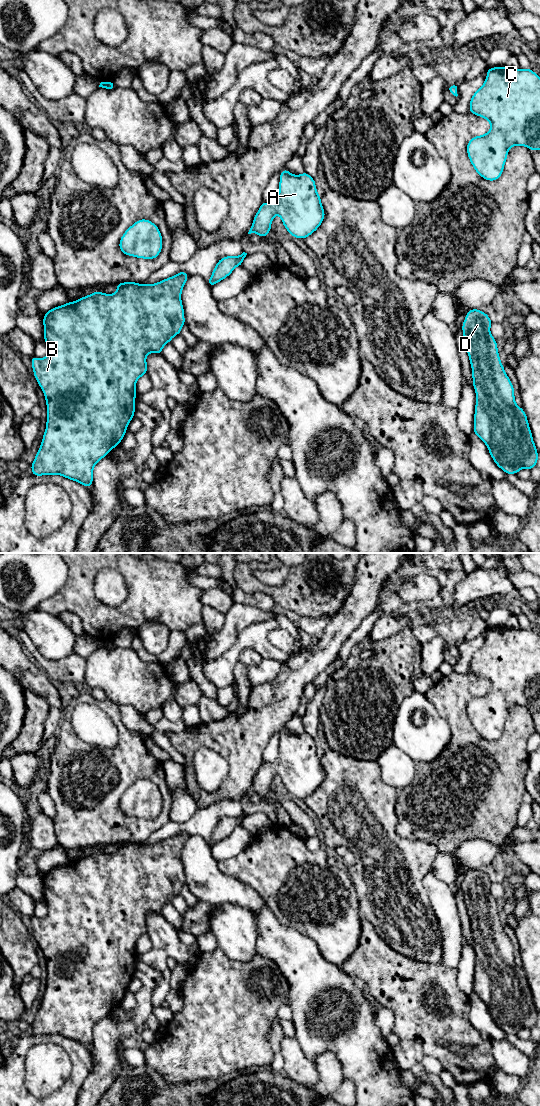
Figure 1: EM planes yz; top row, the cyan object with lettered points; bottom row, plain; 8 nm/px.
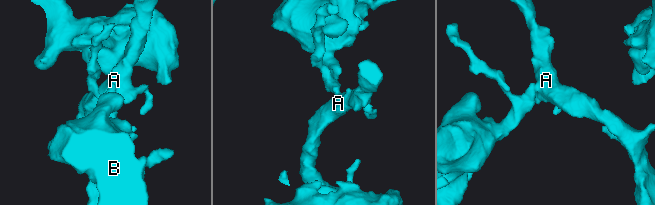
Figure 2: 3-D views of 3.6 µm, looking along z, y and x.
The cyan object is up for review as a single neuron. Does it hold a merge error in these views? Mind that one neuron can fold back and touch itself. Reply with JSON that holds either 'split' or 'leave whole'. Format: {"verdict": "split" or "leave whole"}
{"verdict": "leave whole"}

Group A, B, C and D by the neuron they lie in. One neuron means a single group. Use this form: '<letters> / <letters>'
A B C D

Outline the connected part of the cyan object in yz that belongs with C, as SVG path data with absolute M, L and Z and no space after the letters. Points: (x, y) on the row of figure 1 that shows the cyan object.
M488 68L484 84L472 95L469 112L490 122L490 131L471 138L466 146L472 166L485 180L500 178L512 146L540 150L540 77L530 68Z

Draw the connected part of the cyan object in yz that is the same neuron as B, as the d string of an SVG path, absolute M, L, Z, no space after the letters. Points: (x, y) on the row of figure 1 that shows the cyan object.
M181 271L176 275L159 281L155 284L139 284L136 282L123 282L116 284L117 291L114 294L106 294L95 291L88 296L81 297L77 301L68 302L64 305L50 309L43 316L44 326L44 341L48 346L48 354L45 358L31 358L34 377L41 387L47 405L47 422L46 429L41 441L40 448L36 453L32 463L32 475L60 475L69 480L76 481L87 488L90 488L93 482L93 469L98 461L103 459L113 448L122 441L127 427L134 417L135 413L135 398L137 395L136 382L147 373L146 356L149 353L162 354L163 347L171 342L172 338L180 334L182 327L185 324L184 308L181 300L181 293L189 275Z

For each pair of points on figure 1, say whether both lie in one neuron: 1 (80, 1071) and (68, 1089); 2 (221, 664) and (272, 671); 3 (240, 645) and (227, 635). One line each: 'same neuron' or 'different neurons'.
1: same neuron
2: different neurons
3: different neurons

